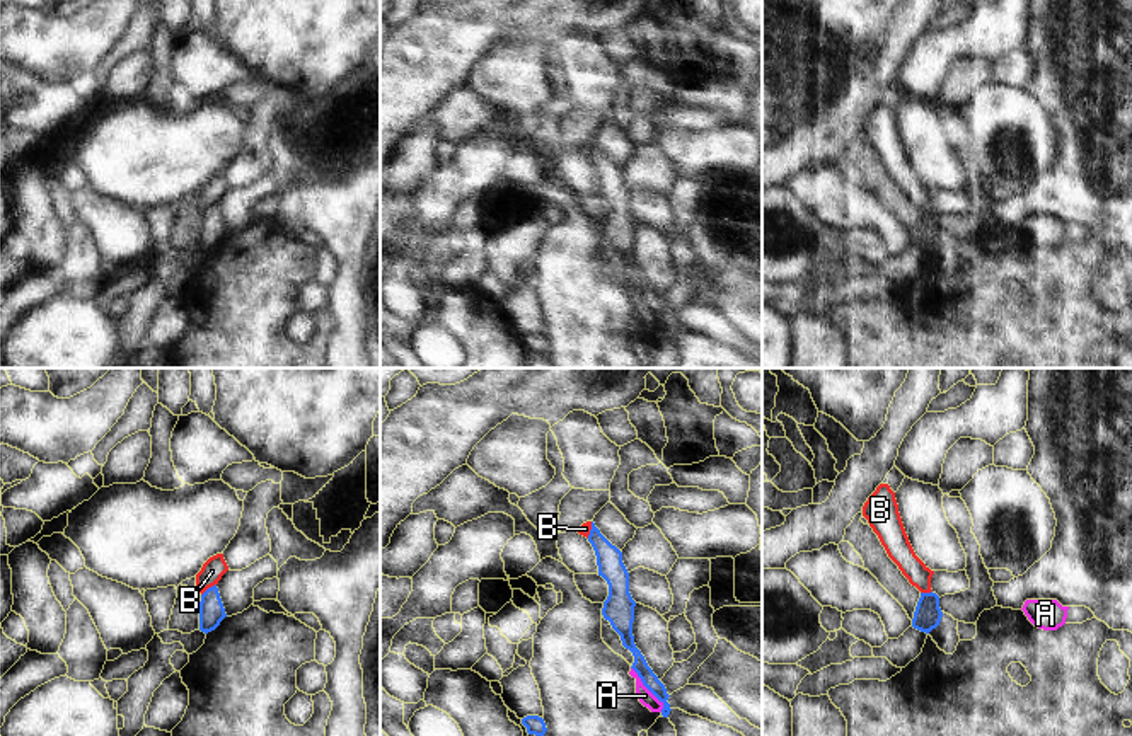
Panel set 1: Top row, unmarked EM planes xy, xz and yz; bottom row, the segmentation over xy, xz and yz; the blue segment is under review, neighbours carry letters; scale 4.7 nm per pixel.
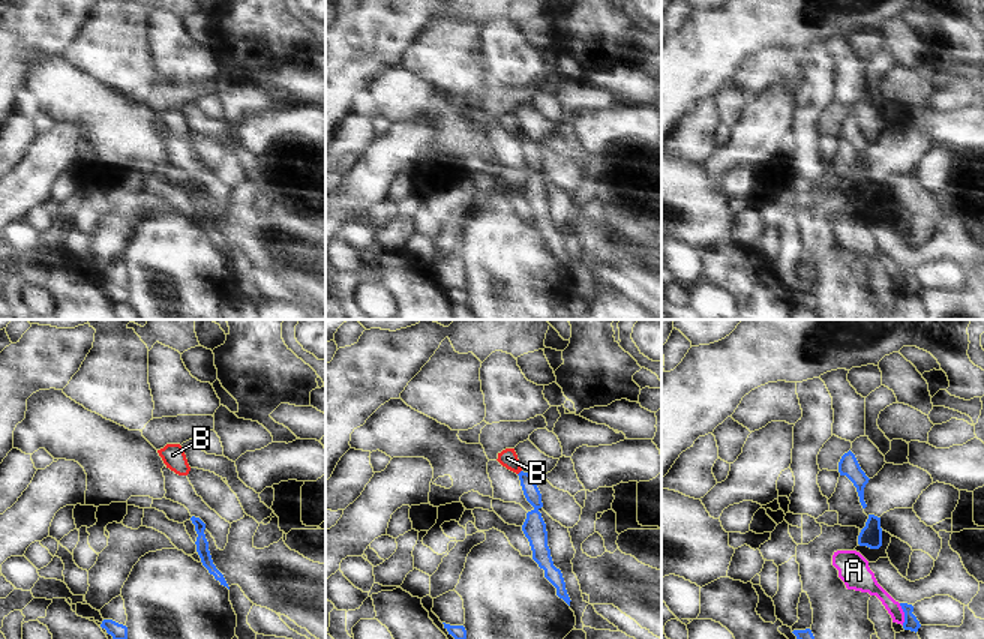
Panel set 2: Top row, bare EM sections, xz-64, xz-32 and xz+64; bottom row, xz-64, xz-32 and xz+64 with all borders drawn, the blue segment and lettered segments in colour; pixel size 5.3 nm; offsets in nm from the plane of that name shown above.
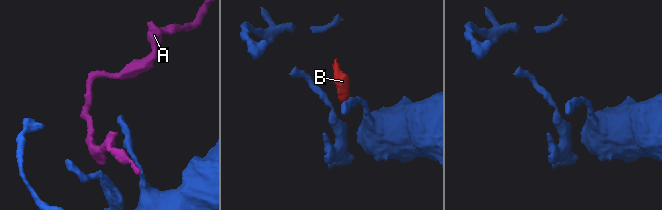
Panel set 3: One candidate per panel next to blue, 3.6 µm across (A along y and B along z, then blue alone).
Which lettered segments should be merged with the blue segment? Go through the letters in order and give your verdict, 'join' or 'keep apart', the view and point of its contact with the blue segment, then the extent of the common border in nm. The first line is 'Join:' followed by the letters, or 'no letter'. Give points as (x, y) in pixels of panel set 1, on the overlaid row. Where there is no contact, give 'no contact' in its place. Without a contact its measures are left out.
Join: no letter
A: keep apart; meets blue in xz at (646, 687); contact 260 nm long
B: keep apart; meets blue in xy at (208, 588); contact 90 nm long

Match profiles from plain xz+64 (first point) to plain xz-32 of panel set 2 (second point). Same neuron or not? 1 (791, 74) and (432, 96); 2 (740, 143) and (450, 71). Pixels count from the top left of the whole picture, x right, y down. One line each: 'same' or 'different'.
1: different
2: different

